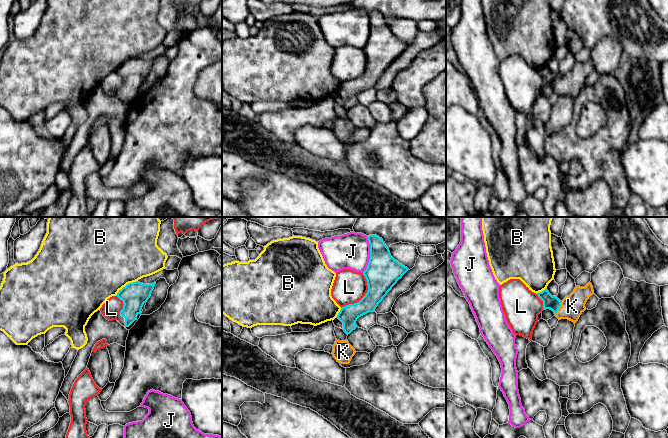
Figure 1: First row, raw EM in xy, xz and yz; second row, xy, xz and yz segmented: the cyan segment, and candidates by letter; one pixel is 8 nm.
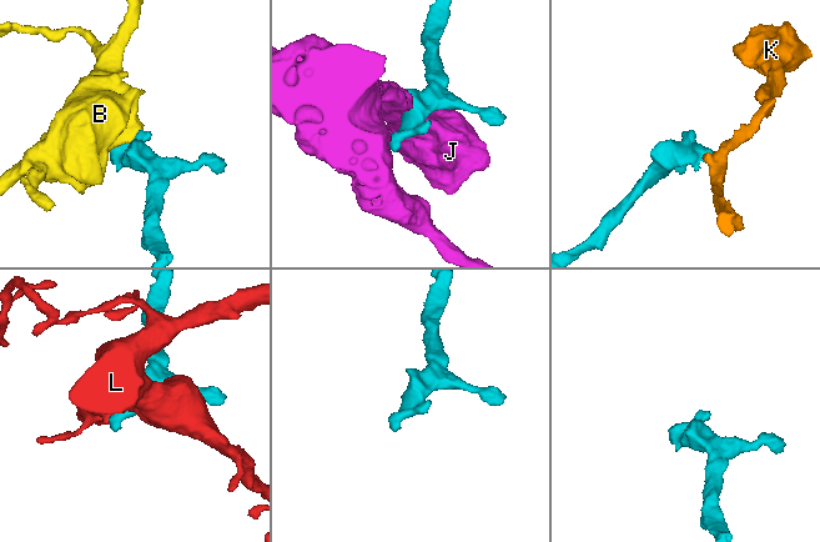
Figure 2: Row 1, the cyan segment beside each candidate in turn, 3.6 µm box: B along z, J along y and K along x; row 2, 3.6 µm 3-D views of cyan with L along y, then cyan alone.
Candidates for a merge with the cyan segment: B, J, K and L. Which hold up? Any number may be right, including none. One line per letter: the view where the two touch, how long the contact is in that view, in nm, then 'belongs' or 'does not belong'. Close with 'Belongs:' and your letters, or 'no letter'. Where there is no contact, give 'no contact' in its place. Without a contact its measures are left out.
B: contact in xy; length 220 nm; does not belong
J: contact in xz; length 300 nm; does not belong
K: contact in yz; length 130 nm; belongs
L: contact in xz; length 340 nm; does not belong
Belongs: K

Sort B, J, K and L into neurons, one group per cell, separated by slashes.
B / J / K / L

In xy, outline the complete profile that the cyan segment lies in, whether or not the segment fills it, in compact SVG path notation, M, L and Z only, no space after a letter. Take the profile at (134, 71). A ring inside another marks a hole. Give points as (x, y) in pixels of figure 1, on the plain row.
M138 57L129 59L117 69L117 73L123 77L123 85L120 91L125 94L125 102L129 103L137 92L141 90L143 81L148 77L156 58L143 60Z

